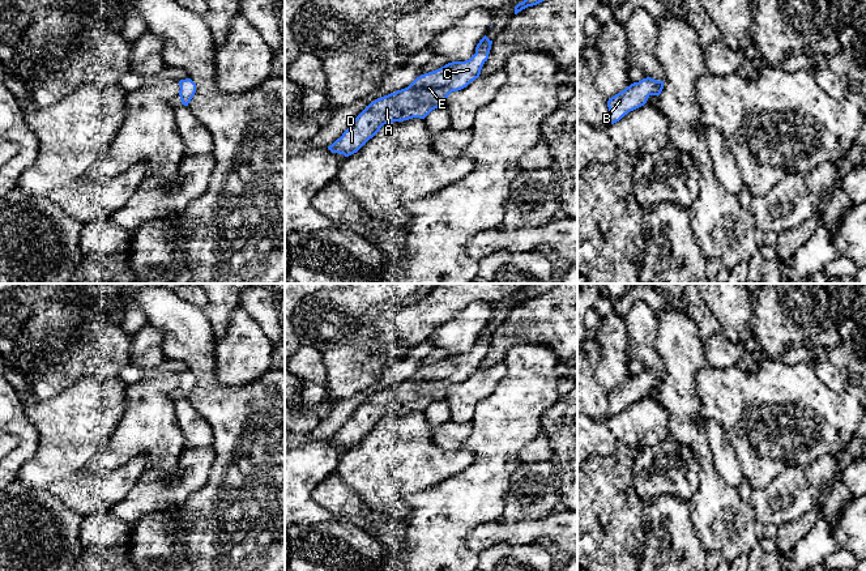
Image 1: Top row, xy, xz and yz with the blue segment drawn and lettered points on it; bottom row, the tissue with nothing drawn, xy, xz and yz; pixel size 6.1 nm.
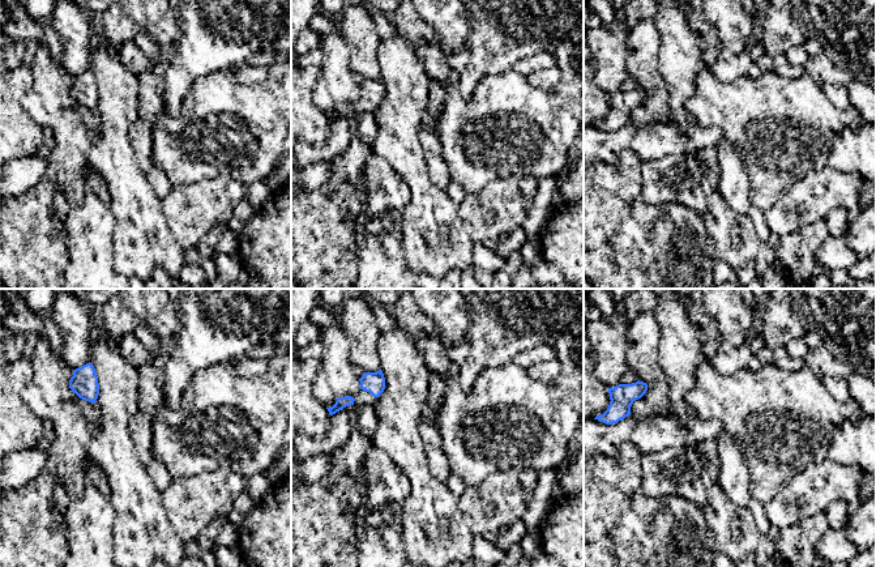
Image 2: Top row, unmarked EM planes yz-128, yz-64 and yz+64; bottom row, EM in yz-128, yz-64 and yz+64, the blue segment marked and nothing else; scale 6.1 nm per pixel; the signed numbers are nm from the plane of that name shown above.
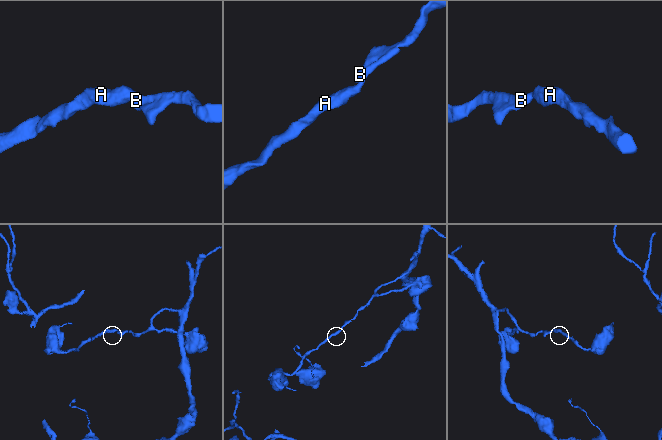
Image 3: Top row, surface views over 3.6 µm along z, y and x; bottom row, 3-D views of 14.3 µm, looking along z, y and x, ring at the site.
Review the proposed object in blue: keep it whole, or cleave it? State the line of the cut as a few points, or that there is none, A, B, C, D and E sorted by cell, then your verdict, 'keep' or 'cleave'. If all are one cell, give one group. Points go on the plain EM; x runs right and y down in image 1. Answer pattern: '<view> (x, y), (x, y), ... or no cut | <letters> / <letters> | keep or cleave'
no cut | A B C D E | keep

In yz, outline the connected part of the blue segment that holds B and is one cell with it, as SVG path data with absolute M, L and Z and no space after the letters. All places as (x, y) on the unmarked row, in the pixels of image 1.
M647 370L633 375L620 385L607 393L609 409L607 417L619 414L630 404L644 399L650 388L660 388L664 382L664 374Z

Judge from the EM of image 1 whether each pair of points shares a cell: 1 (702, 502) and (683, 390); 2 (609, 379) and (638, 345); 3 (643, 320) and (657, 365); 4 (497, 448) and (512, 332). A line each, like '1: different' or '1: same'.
1: same
2: different
3: same
4: different

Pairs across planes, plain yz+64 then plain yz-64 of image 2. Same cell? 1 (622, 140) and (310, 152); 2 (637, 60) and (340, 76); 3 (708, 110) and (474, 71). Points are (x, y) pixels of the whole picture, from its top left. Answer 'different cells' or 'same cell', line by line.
1: same cell
2: different cells
3: different cells

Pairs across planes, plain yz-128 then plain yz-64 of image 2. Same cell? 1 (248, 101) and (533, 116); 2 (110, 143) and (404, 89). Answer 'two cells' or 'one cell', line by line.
1: one cell
2: one cell

